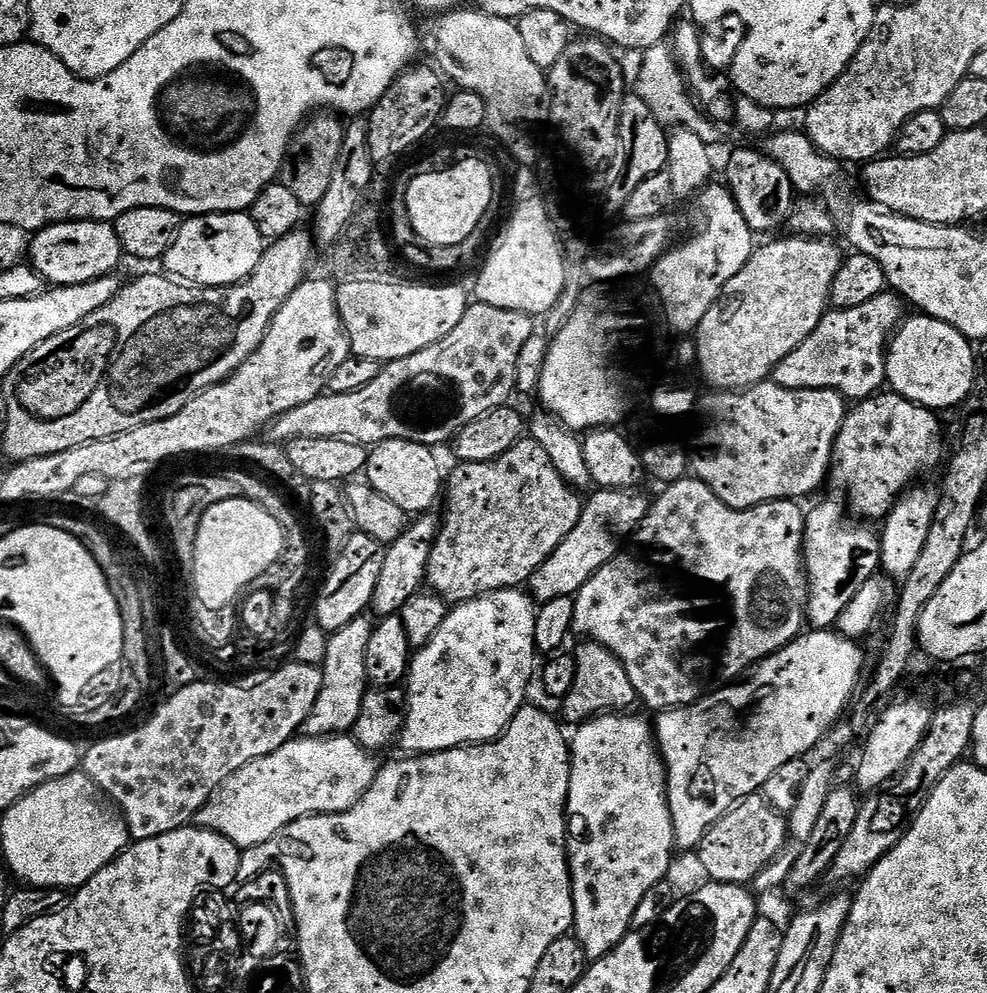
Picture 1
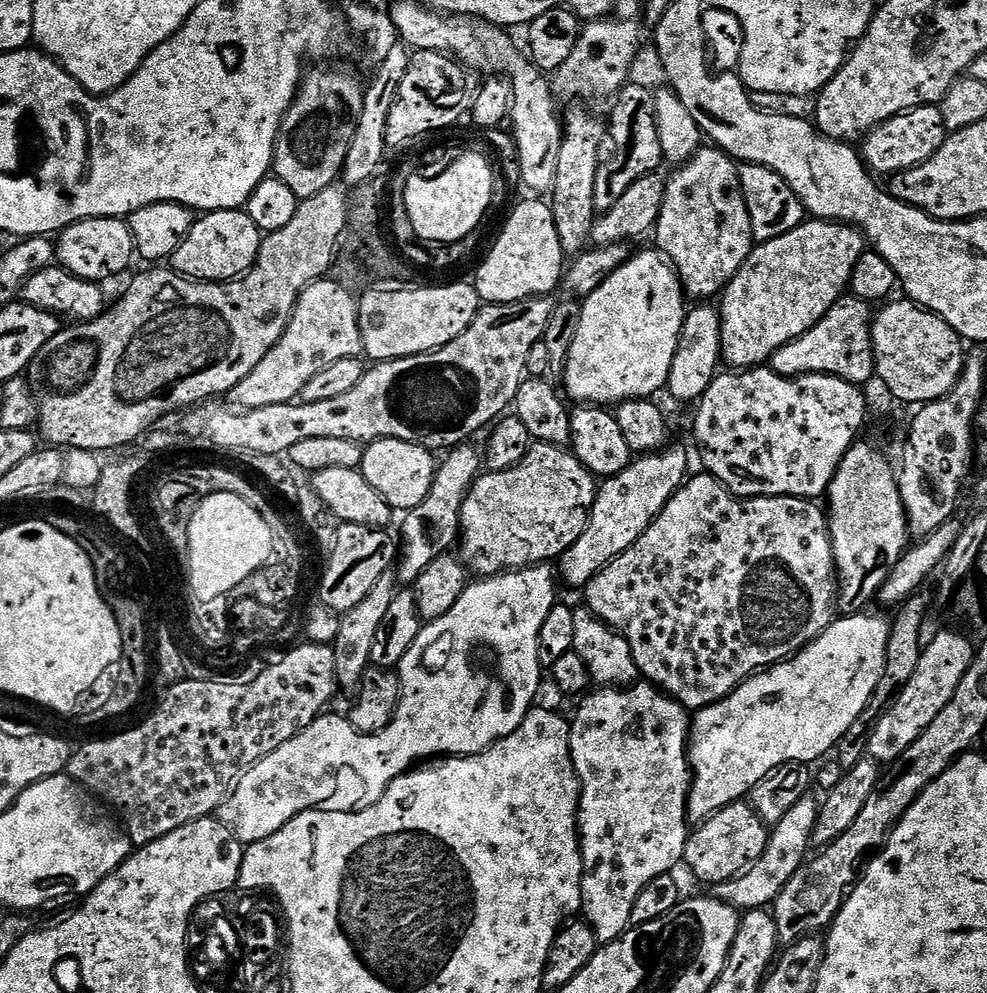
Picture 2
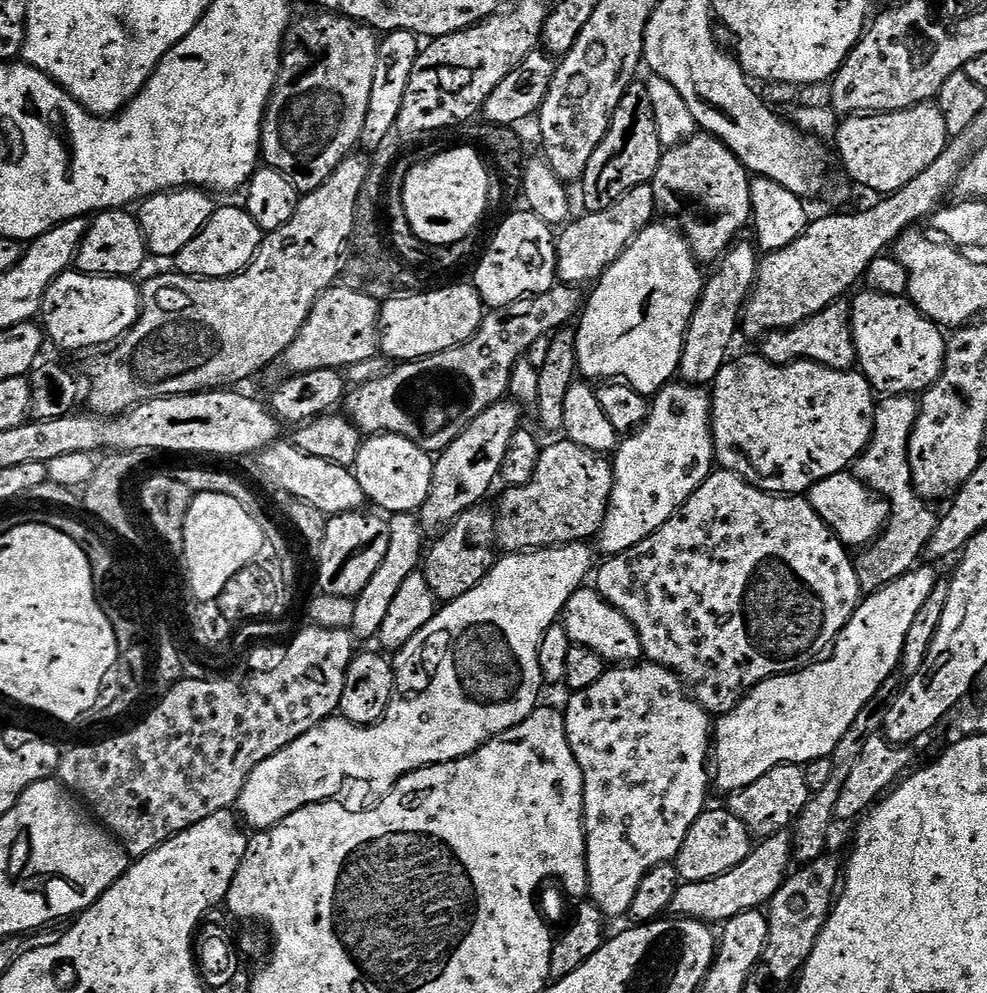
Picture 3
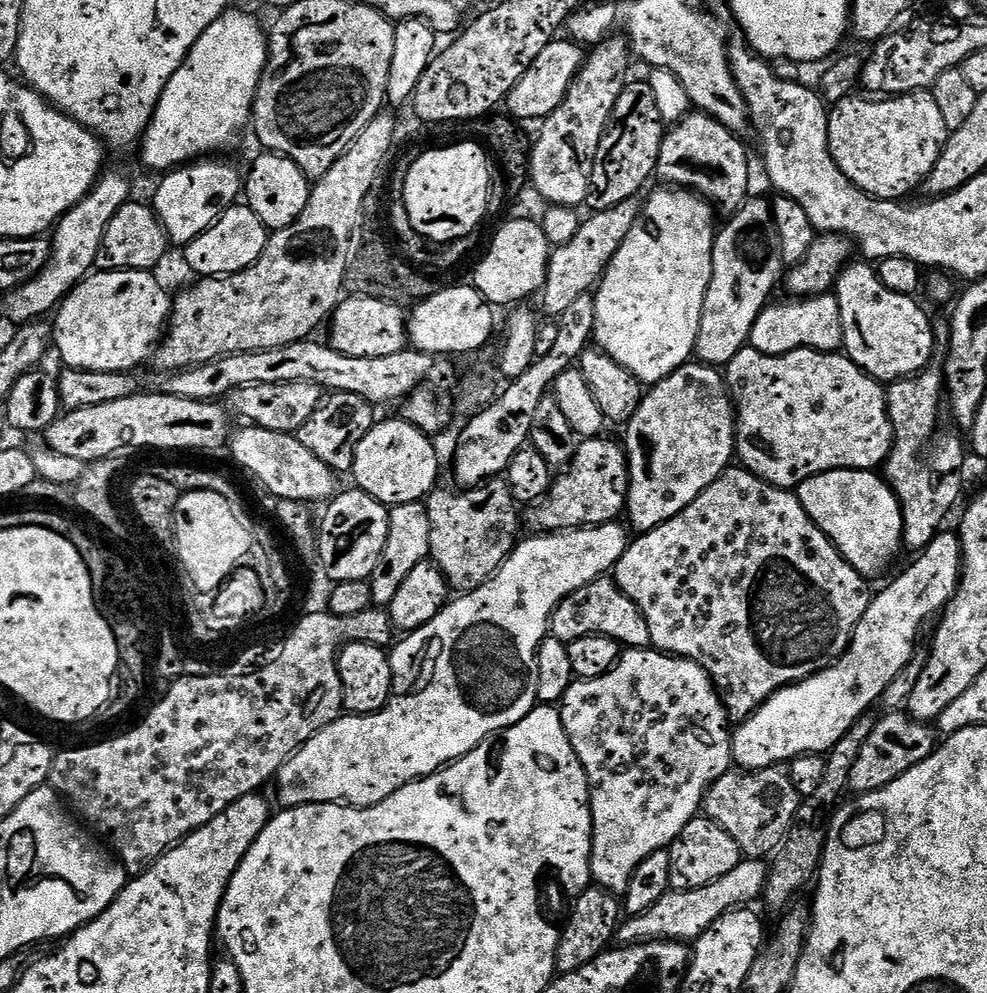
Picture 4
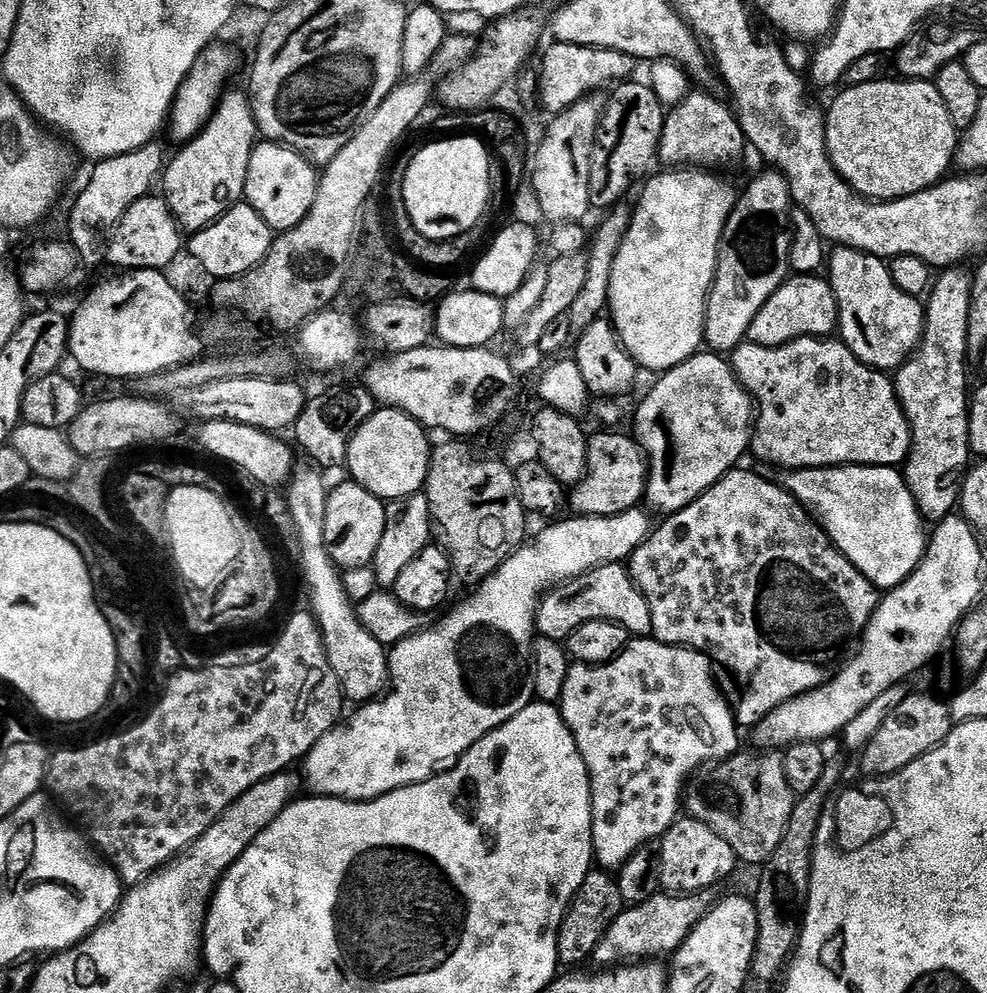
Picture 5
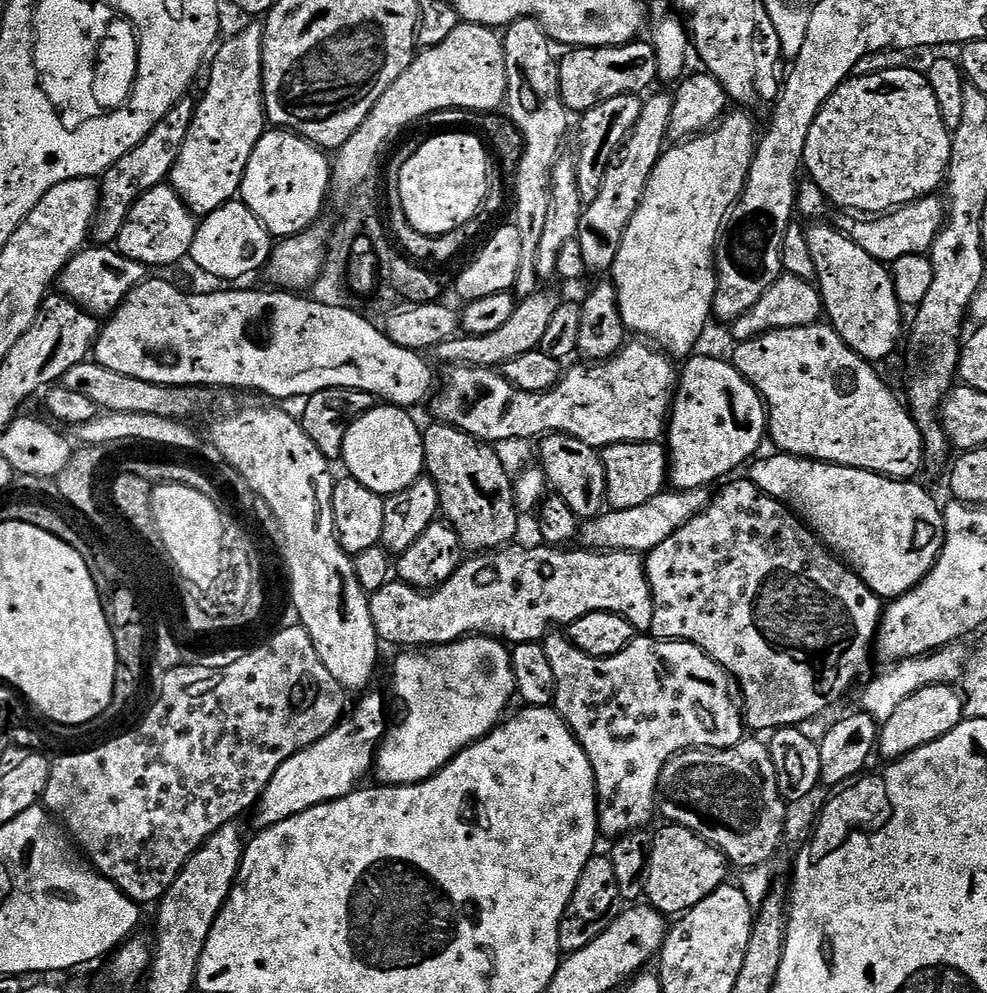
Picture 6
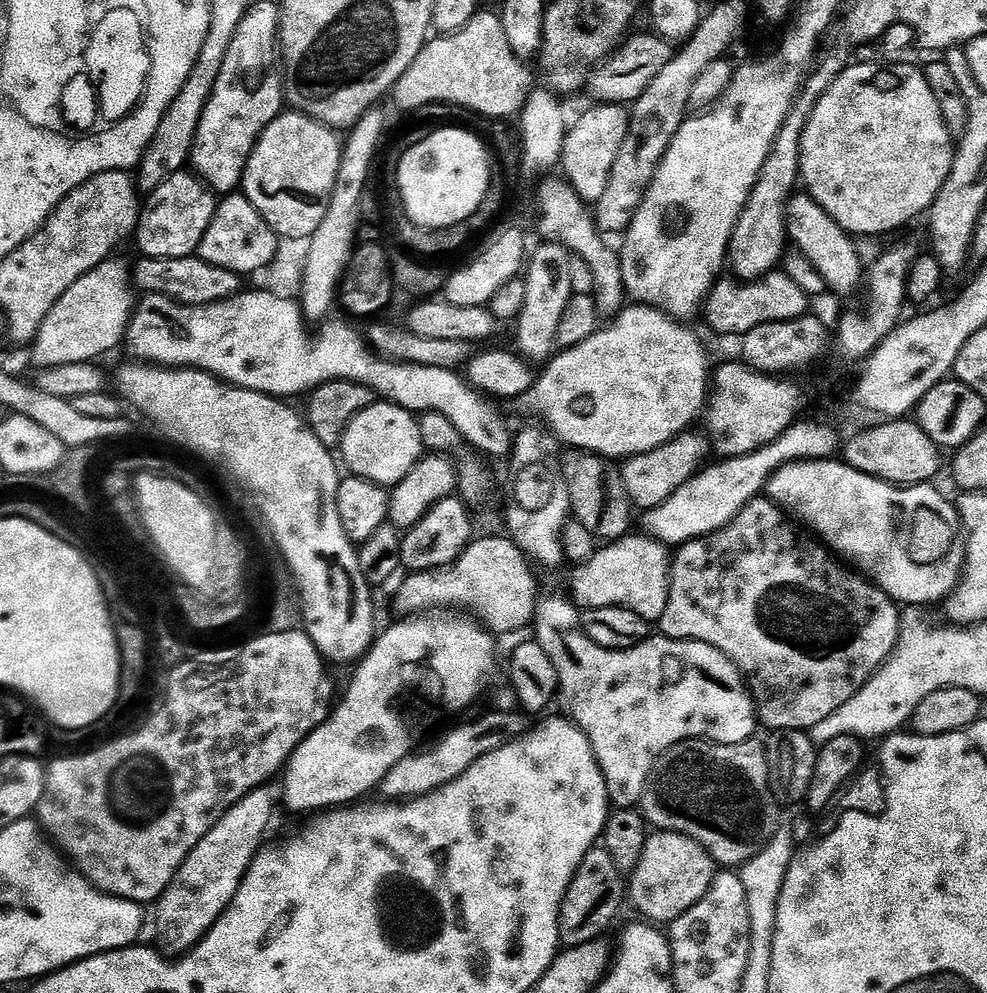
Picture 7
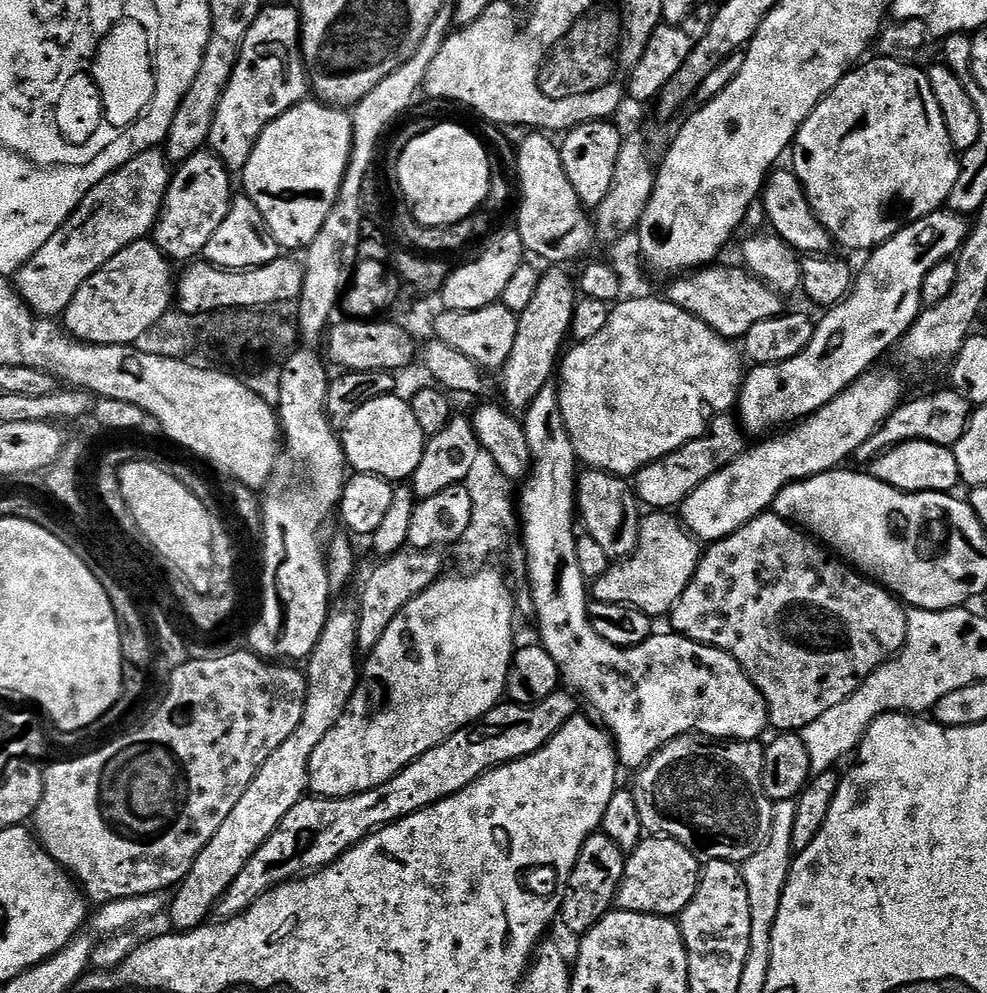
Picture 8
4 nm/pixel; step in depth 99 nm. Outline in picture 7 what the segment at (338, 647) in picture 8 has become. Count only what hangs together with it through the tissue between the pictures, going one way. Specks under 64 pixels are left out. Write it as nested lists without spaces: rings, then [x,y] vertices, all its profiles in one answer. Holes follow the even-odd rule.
[[[269,782],[255,788],[246,794],[246,798],[242,798],[242,802],[238,802],[238,806],[226,810],[210,834],[206,834],[206,838],[202,838],[202,842],[190,850],[182,866],[178,866],[178,874],[174,874],[170,886],[166,886],[154,904],[156,936],[160,939],[159,947],[165,953],[179,958],[204,941],[204,935],[228,909],[234,894],[238,894],[241,882],[265,843],[264,835],[272,824],[272,815],[281,804],[282,788],[279,783]]]

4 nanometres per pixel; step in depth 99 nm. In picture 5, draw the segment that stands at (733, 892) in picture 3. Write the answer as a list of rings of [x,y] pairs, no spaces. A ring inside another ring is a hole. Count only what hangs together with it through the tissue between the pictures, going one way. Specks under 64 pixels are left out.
[[[657,894],[646,902],[625,907],[610,926],[610,930],[606,930],[602,942],[598,942],[591,963],[600,964],[596,966],[628,966],[633,962],[656,962],[661,959],[659,956],[671,957],[682,946],[682,942],[686,942],[690,930],[694,930],[694,926],[698,926],[698,922],[704,917],[704,898],[700,894]]]

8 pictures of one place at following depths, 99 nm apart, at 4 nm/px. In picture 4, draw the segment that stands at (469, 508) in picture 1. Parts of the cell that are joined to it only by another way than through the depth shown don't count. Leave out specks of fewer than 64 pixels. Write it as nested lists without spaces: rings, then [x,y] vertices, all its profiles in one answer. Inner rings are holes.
[[[584,438],[576,445],[576,452],[566,470],[553,479],[543,500],[531,509],[533,529],[544,534],[562,532],[566,528],[589,528],[595,524],[611,524],[621,519],[628,503],[628,453],[619,443],[605,438]]]

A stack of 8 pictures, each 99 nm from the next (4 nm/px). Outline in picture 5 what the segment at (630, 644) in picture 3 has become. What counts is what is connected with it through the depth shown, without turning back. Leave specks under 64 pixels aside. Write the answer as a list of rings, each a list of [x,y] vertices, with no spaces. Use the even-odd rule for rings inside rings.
[[[623,563],[600,564],[545,591],[536,610],[534,628],[541,636],[564,642],[570,634],[574,634],[574,630],[578,630],[578,626],[595,620],[620,624],[636,638],[652,636],[650,606],[632,581],[631,571]]]

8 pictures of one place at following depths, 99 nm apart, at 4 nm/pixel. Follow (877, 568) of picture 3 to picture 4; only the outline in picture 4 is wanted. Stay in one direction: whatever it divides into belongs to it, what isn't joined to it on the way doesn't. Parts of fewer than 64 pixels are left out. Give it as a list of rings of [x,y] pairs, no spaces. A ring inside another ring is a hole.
[[[929,366],[922,372],[917,372],[915,376],[908,376],[905,380],[894,380],[887,385],[886,395],[888,397],[888,417],[892,423],[894,430],[894,442],[892,443],[892,453],[888,455],[888,459],[882,465],[883,475],[886,477],[889,486],[896,491],[896,496],[900,500],[900,509],[904,512],[904,543],[905,549],[913,548],[913,553],[919,554],[932,543],[935,536],[939,536],[945,527],[944,519],[952,512],[952,507],[960,500],[960,491],[964,488],[964,480],[959,476],[959,472],[964,468],[964,448],[966,452],[966,444],[959,440],[954,433],[939,432],[940,428],[940,404],[942,408],[942,393],[945,391],[944,377],[941,369],[936,366]]]

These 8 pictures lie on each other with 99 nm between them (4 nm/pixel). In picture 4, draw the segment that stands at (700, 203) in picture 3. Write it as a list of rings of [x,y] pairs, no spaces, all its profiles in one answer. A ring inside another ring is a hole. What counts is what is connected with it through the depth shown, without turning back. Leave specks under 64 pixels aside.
[[[699,110],[693,111],[679,124],[673,124],[665,131],[655,175],[661,176],[665,185],[691,190],[704,197],[719,211],[721,208],[725,217],[730,217],[750,196],[748,152],[740,139],[737,133],[722,126],[722,122],[718,122],[713,116],[707,116]]]

